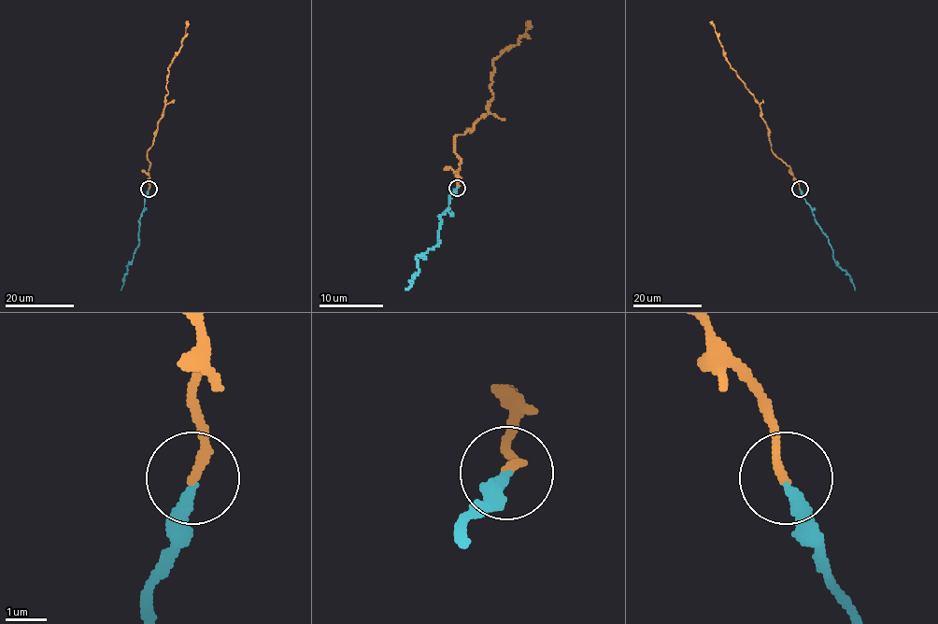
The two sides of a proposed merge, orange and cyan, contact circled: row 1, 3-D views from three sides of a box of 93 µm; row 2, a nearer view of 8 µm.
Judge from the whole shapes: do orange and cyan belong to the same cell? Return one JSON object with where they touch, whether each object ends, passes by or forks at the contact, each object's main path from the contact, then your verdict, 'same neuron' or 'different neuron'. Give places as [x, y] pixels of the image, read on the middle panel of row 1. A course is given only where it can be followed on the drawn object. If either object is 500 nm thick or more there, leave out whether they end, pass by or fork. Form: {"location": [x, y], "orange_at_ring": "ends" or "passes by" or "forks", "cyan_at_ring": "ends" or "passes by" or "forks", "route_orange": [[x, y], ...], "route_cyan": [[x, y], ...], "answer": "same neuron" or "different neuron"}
{"location": [457, 188], "orange_at_ring": "ends", "cyan_at_ring": "ends", "route_orange": [[457, 187], [460, 157], [455, 137], [487, 112], [493, 97], [493, 61], [519, 41], [531, 24]], "route_cyan": [[457, 187], [450, 193], [448, 208], [441, 216], [439, 242], [417, 258], [419, 274], [405, 290]], "answer": "different neuron"}

